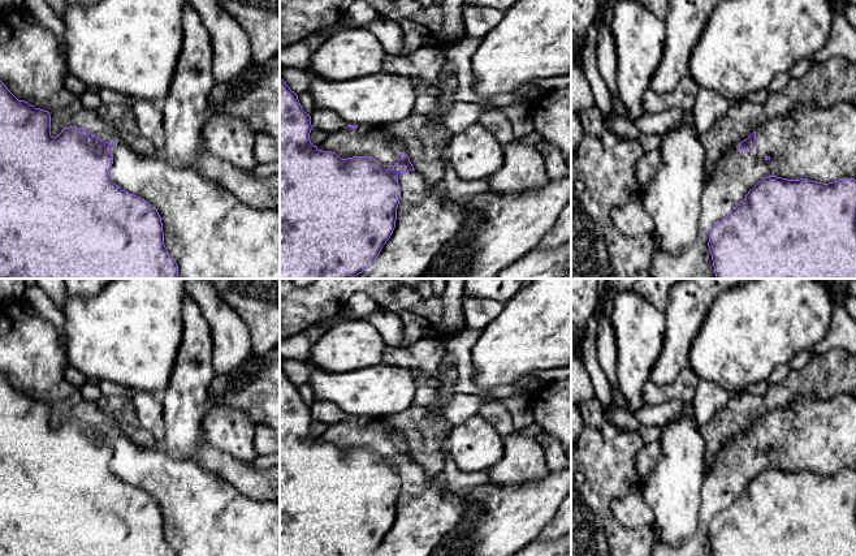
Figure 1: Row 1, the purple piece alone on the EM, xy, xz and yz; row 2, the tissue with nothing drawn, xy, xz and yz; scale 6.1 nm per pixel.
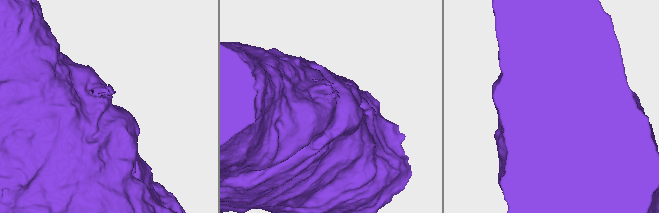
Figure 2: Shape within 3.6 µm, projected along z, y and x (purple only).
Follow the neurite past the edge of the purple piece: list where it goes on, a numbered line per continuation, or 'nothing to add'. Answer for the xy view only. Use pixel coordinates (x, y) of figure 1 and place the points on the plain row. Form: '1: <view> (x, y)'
nothing to add

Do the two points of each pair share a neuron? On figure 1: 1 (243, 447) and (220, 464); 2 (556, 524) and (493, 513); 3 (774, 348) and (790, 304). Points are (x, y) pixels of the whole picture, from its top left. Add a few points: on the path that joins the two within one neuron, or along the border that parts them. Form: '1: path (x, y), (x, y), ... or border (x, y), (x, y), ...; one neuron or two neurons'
1: border (206, 443), (246, 464); two neurons
2: border (557, 511), (556, 516), (534, 541); two neurons
3: path (774, 337), (774, 326), (779, 319), (779, 314); one neuron

